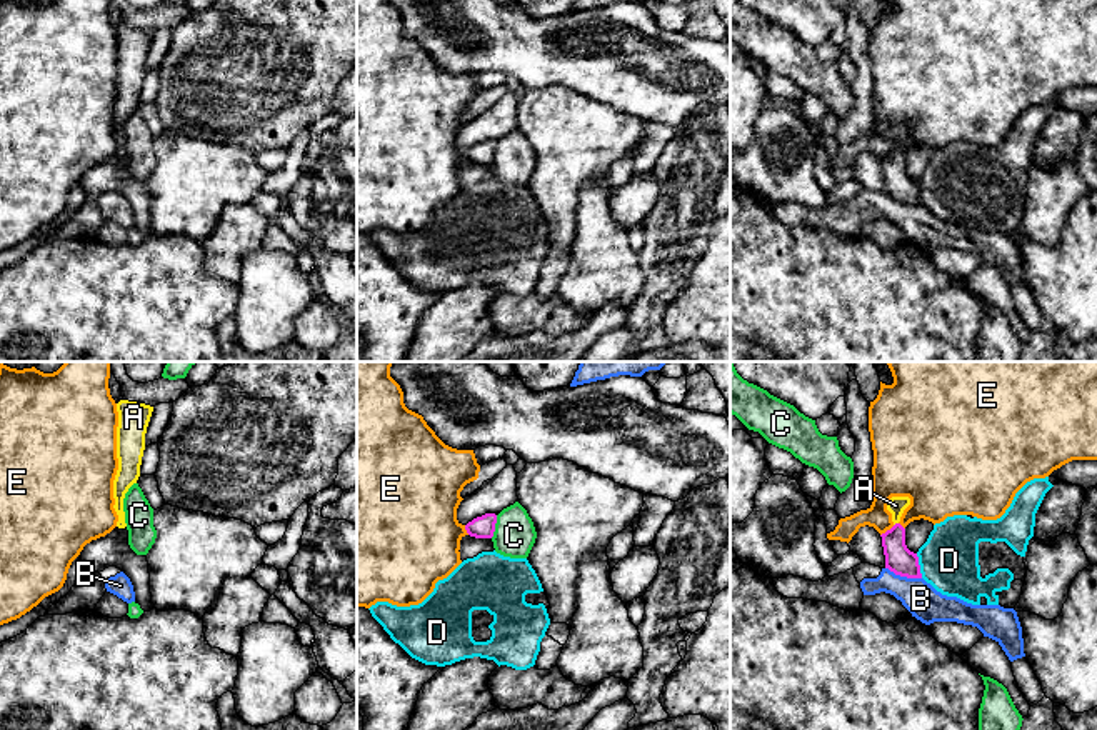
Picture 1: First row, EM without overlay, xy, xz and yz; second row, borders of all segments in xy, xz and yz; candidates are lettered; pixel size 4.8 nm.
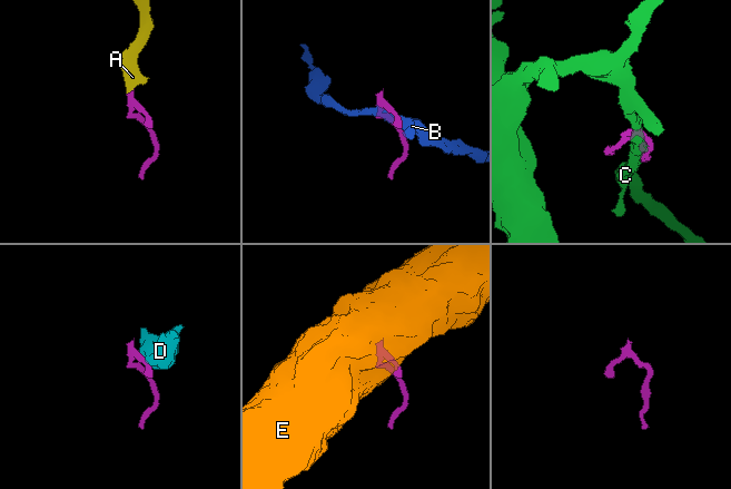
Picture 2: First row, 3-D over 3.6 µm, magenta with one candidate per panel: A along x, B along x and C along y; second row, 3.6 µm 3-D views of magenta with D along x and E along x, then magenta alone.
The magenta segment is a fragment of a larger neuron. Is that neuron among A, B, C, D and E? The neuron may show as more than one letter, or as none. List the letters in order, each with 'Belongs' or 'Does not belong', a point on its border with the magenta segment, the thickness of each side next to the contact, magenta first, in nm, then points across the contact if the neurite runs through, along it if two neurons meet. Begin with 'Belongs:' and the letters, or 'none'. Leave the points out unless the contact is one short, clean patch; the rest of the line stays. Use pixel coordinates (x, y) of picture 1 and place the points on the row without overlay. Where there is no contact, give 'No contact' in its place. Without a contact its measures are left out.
Belongs: A
A: Belongs. Touches magenta at yz (896, 150). Thickness 140 nm (magenta) against 90 nm. Path across: yz (899, 185), (896, 179), (896, 150), (896, 132)
B: Does not belong. Touches magenta at yz (904, 202). Thickness 140 nm (magenta) against 170 nm. Boundary: yz (886, 194), (896, 200), (921, 205)
C: Does not belong. Touches magenta at xz (494, 154). Thickness 110 nm (magenta) against 200 nm
D: Does not belong. Touches magenta at yz (919, 192). Thickness 140 nm (magenta) against 280 nm. Boundary: yz (916, 180), (922, 204)
E: Does not belong. Touches magenta at yz (887, 157). Thickness 140 nm (magenta) against 190 nm. Boundary: yz (894, 152), (881, 162)

